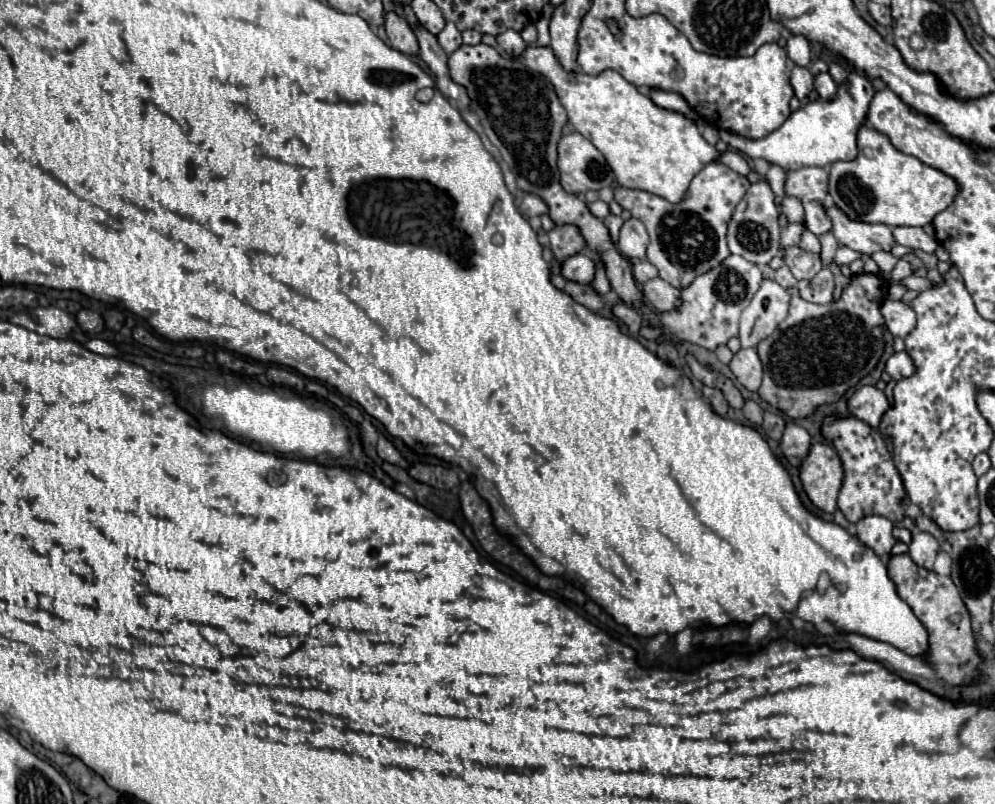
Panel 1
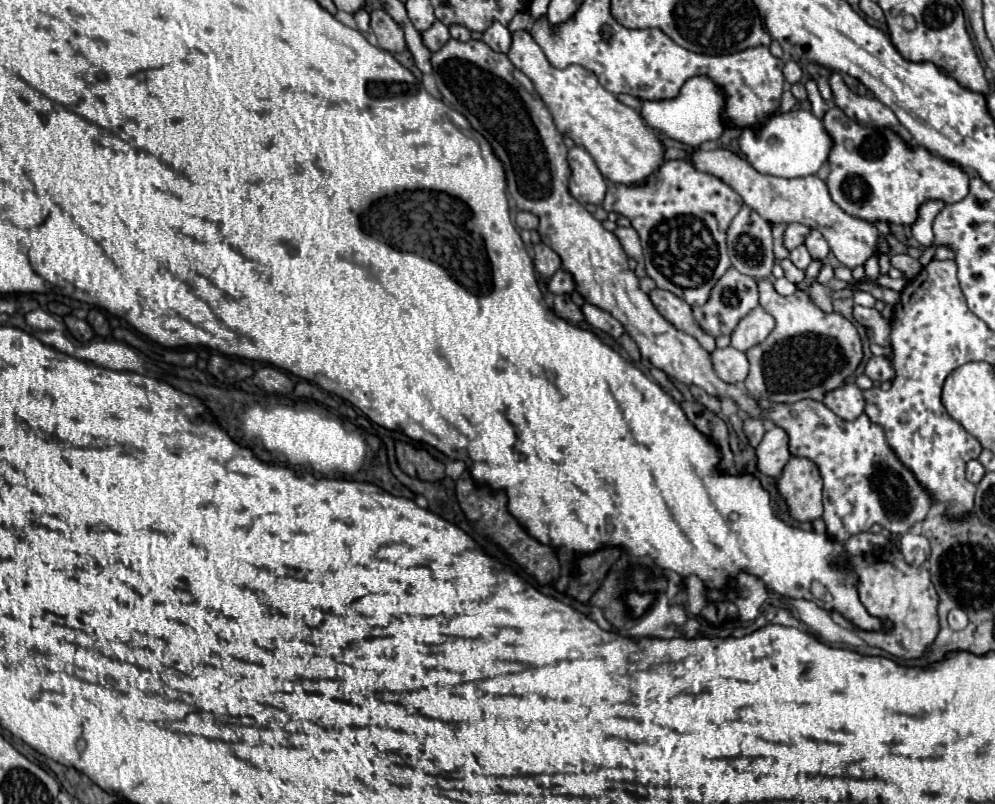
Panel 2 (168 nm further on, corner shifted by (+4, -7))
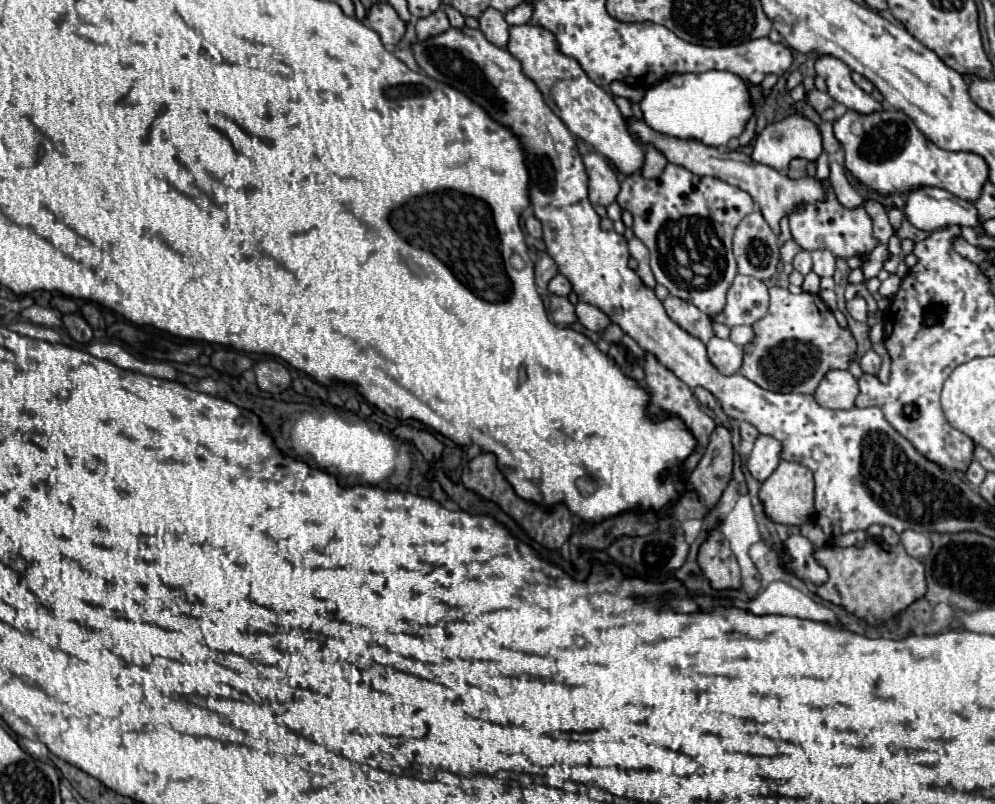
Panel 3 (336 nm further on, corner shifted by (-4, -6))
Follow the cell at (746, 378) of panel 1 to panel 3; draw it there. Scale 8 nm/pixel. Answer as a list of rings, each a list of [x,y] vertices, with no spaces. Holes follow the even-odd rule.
[[[712,337],[706,343],[706,353],[710,363],[722,373],[722,375],[734,375],[738,373],[742,365],[742,347],[736,347],[730,339]]]

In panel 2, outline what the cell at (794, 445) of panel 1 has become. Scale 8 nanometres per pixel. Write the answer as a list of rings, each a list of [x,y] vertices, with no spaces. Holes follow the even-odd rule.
[[[770,426],[764,440],[756,448],[756,454],[758,454],[758,470],[778,478],[792,458],[788,448],[788,434],[780,426]]]

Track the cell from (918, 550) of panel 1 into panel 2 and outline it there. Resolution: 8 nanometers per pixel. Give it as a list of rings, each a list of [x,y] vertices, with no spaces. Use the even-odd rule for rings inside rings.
[[[904,534],[900,538],[900,550],[902,550],[908,564],[922,566],[930,556],[930,542],[924,536]]]

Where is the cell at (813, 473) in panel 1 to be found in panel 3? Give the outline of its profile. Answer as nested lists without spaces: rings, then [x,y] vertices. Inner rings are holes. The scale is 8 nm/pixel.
[[[780,461],[776,471],[762,483],[760,493],[758,493],[762,505],[764,505],[764,515],[772,519],[774,523],[782,525],[802,525],[810,519],[814,511],[814,483],[812,483],[812,471],[798,463],[788,463]]]

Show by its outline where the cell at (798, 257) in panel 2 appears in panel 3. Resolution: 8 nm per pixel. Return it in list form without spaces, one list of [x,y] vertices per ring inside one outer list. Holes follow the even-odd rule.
[[[800,251],[800,253],[794,257],[792,265],[794,265],[794,269],[800,271],[802,275],[810,273],[810,271],[812,271],[812,259],[810,259],[810,253],[808,253],[808,251]]]

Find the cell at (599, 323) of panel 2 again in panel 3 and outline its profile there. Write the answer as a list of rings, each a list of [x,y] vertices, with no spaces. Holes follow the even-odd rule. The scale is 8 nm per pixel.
[[[578,303],[576,305],[576,315],[578,315],[578,321],[588,331],[596,331],[596,333],[602,333],[610,323],[610,319],[598,307],[592,307],[588,303]]]

